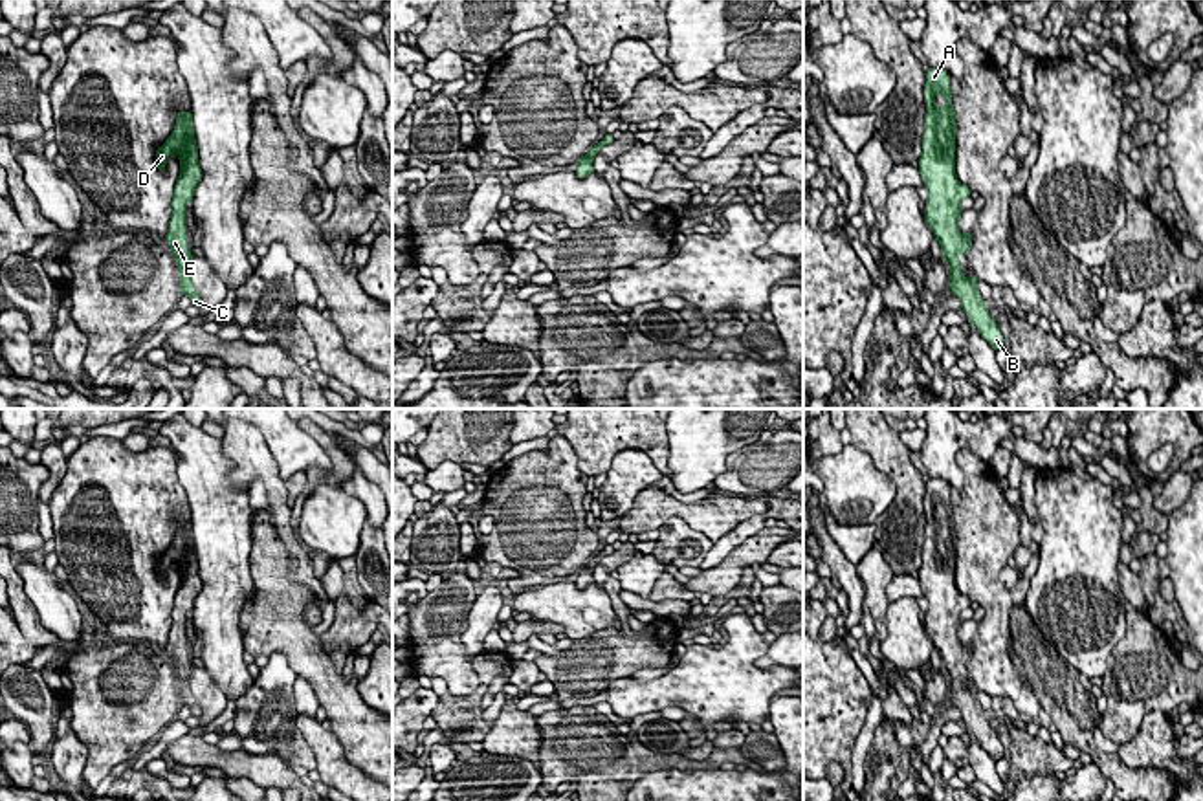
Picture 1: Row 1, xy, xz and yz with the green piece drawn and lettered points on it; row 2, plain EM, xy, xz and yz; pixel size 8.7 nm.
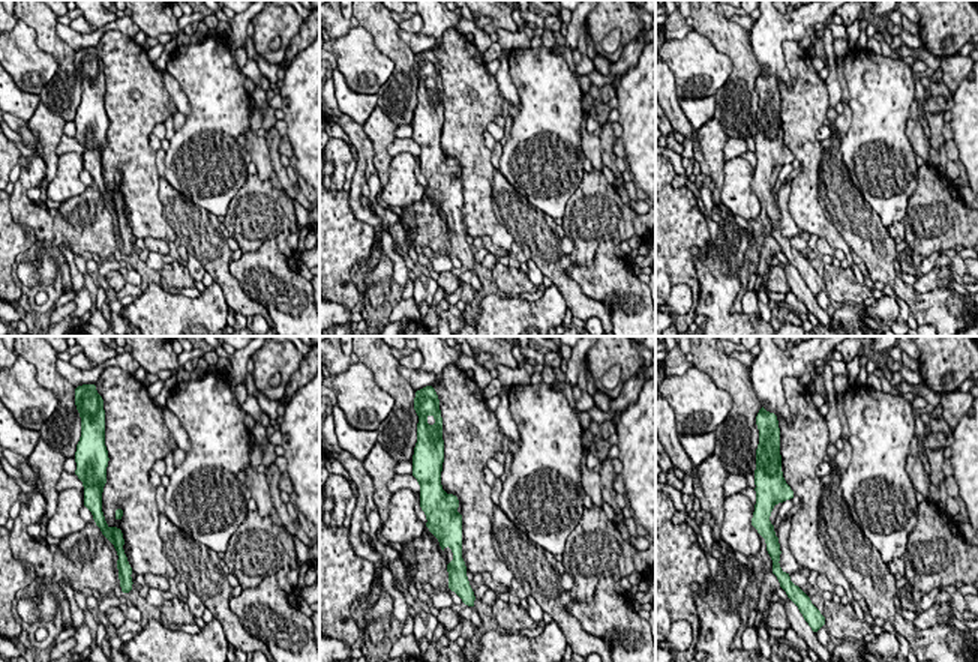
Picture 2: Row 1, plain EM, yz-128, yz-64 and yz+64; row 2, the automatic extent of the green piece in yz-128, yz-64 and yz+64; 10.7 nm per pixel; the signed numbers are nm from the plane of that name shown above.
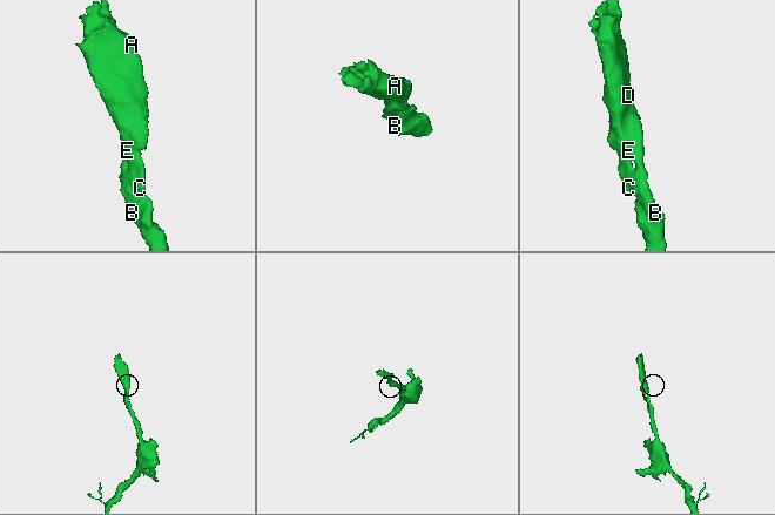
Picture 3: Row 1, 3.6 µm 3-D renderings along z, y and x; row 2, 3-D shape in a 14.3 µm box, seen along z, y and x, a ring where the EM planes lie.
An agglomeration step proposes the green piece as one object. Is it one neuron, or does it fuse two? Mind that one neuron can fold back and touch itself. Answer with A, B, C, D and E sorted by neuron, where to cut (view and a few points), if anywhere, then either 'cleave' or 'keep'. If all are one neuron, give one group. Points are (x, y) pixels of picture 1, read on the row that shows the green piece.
groups A B C D E; cut none; keep

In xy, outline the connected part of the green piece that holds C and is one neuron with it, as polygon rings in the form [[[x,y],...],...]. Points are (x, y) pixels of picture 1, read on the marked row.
[[[191,110],[176,114],[176,125],[172,134],[165,139],[161,147],[156,148],[158,169],[167,172],[165,161],[171,154],[180,158],[180,176],[174,185],[171,220],[165,242],[172,249],[178,273],[180,273],[180,295],[189,295],[193,306],[202,306],[202,299],[191,282],[189,271],[193,264],[193,255],[187,244],[187,205],[194,196],[194,189],[202,181],[204,174],[198,165],[198,147],[194,139],[193,114]]]

